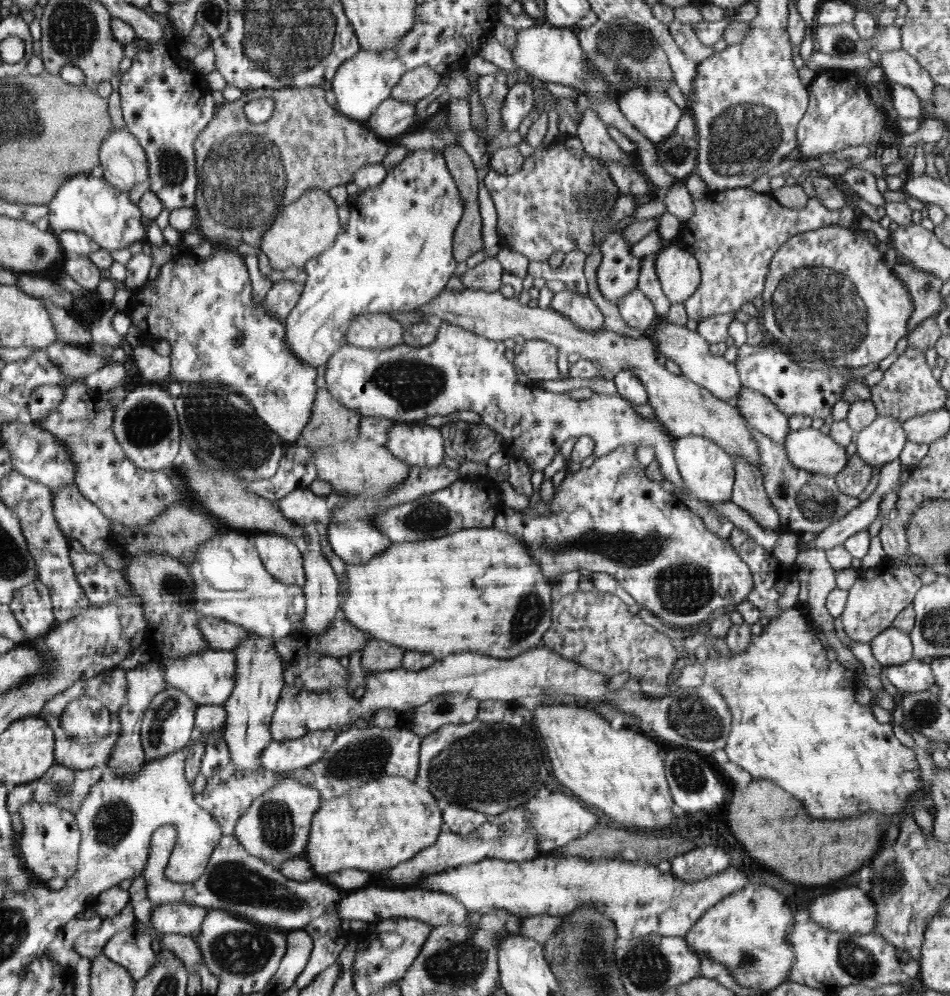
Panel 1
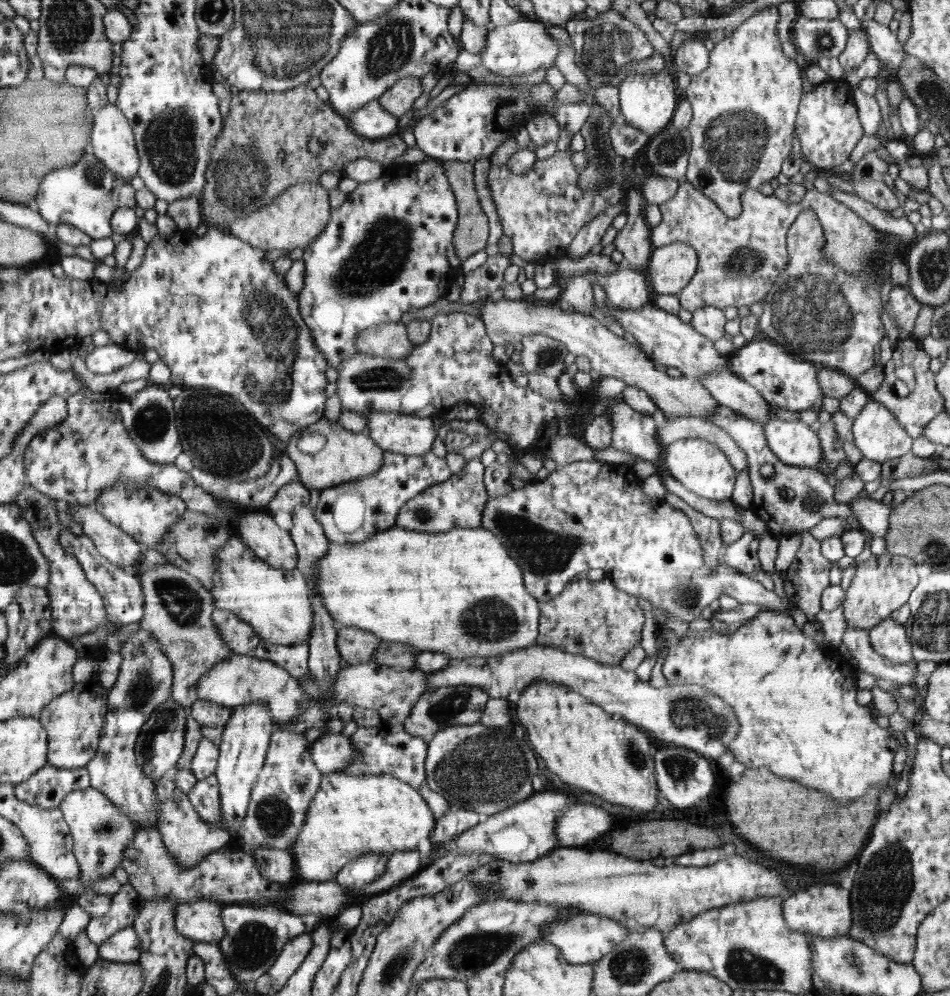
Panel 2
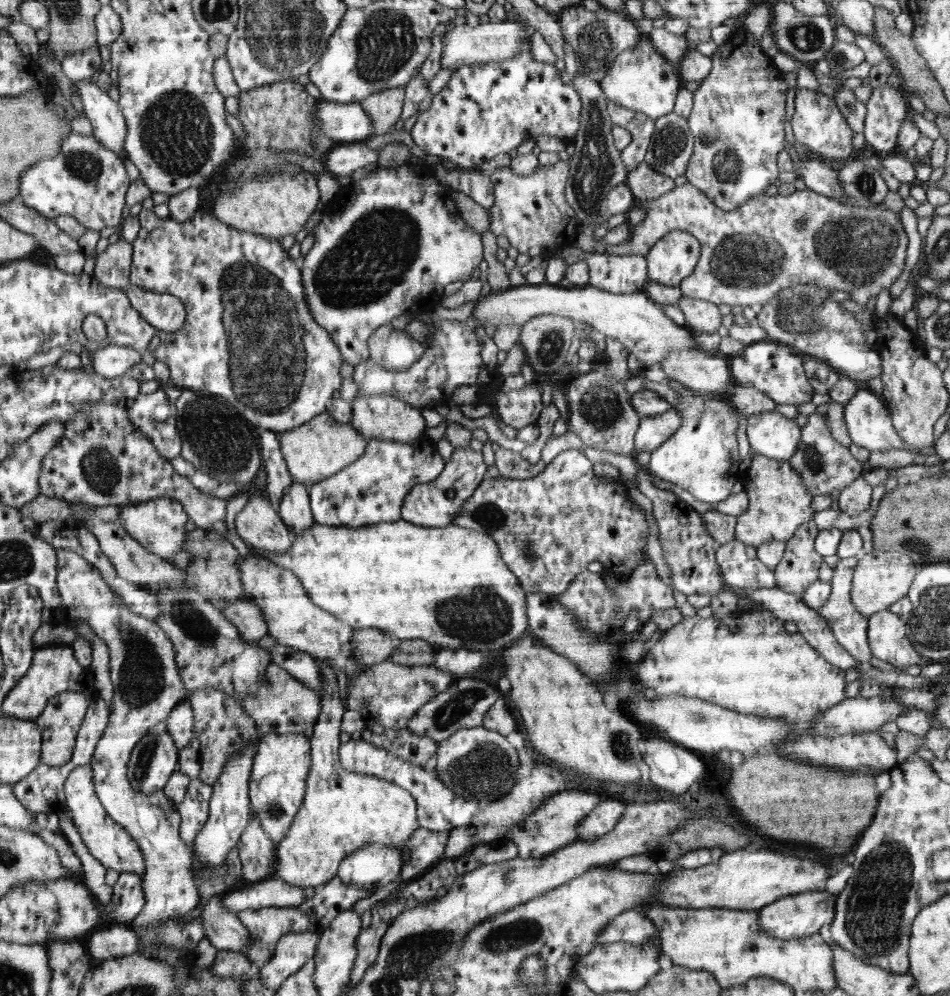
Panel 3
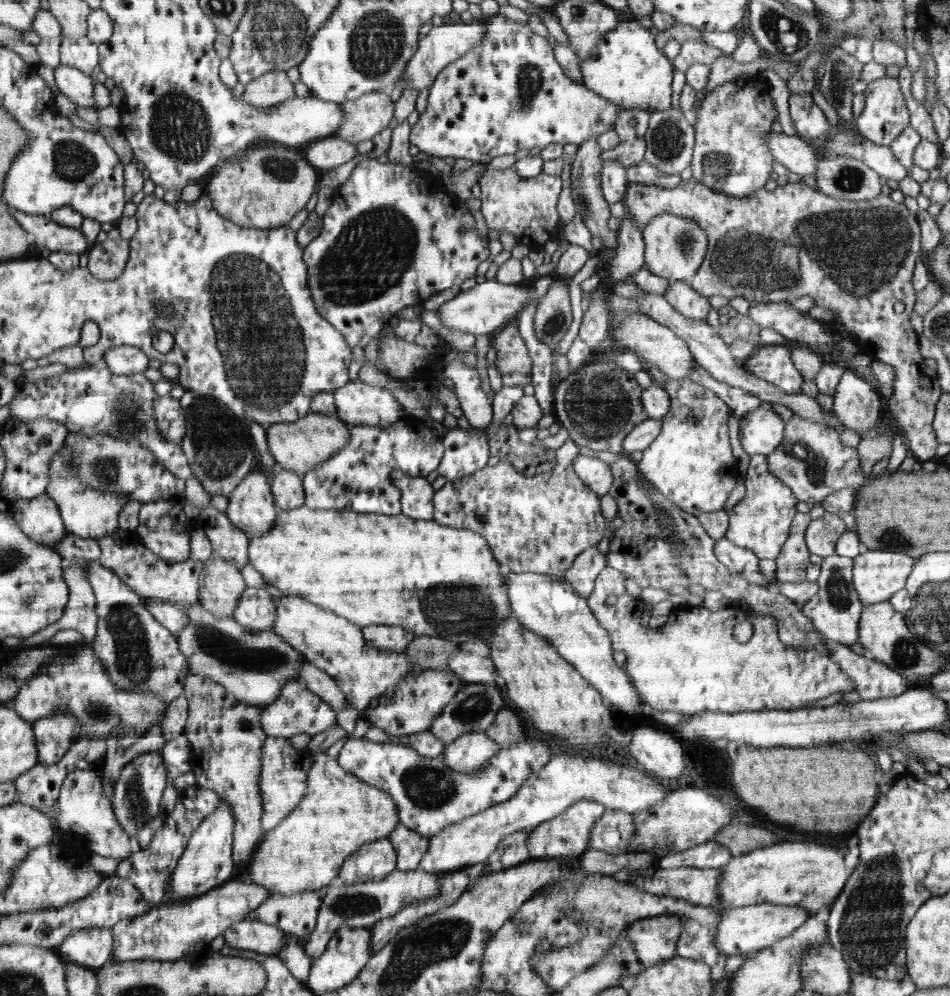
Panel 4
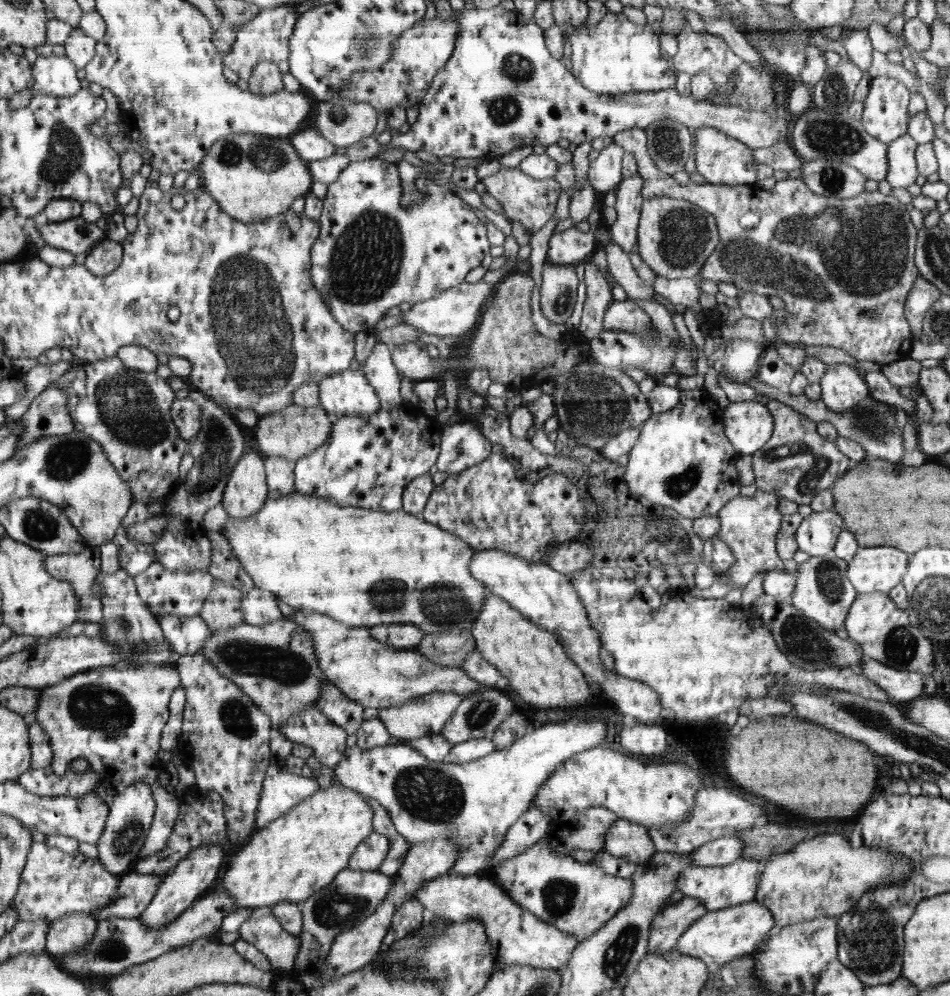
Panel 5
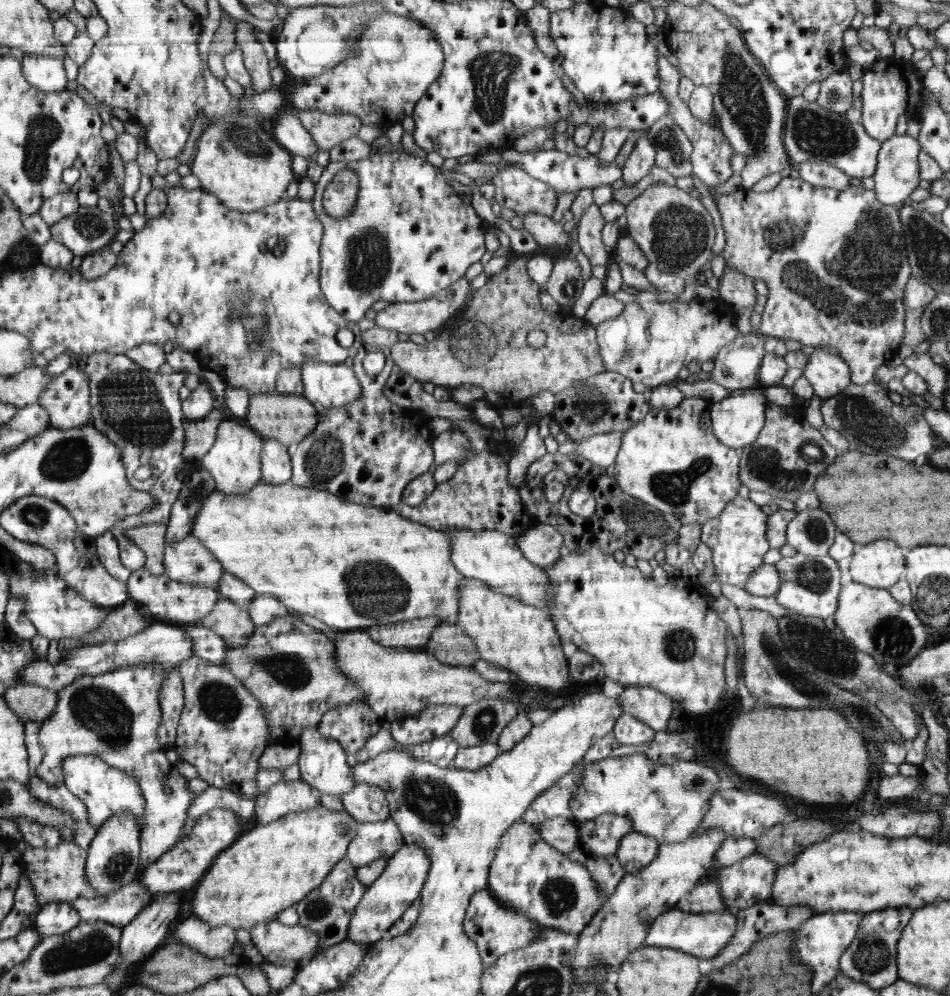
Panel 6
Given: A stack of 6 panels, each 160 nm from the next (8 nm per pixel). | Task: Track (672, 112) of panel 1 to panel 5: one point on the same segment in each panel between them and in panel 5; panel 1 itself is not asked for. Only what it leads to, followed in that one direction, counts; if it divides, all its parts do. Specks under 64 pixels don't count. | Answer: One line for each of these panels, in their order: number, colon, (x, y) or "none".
2: (647, 102)
3: (639, 80)
4: (628, 70)
5: (616, 56)

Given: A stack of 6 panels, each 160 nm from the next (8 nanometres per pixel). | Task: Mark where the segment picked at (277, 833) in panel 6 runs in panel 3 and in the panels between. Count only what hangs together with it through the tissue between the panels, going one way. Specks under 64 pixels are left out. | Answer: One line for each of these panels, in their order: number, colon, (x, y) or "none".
3: (342, 811)
4: (339, 813)
5: (291, 859)

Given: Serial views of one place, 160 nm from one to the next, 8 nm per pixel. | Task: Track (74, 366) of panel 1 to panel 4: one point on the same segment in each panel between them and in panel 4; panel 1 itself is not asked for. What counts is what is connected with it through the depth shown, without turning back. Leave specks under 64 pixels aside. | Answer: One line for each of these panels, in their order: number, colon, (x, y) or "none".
2: (103, 360)
3: (111, 361)
4: (123, 360)

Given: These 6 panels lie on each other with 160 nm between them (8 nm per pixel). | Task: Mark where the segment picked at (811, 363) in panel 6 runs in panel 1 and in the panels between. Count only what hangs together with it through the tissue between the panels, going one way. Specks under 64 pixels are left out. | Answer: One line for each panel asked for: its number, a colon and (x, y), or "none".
1: (882, 442)
2: (877, 434)
3: (868, 421)
4: (857, 405)
5: (842, 387)

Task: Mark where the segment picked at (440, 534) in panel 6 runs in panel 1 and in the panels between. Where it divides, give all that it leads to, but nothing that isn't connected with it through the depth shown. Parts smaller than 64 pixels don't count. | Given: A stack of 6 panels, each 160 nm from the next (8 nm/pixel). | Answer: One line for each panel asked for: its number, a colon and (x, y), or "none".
1: (477, 589)
2: (433, 591)
3: (447, 585)
4: (433, 580)
5: (363, 567)

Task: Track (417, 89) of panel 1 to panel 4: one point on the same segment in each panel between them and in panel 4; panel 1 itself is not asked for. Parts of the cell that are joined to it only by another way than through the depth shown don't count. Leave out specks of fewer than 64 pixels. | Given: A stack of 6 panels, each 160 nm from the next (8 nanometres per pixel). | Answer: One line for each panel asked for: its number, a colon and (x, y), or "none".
2: (398, 100)
3: (385, 108)
4: (366, 116)

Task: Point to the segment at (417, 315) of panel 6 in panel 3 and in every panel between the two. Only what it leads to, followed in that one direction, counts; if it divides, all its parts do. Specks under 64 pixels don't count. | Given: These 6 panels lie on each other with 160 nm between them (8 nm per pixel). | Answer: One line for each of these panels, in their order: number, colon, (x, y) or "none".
3: (635, 320)
4: (485, 308)
5: (457, 310)

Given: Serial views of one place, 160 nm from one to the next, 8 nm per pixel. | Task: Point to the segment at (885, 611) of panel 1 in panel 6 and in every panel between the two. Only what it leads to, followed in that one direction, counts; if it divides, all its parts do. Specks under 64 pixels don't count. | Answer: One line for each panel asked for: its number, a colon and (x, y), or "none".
2: (882, 584)
3: (880, 578)
4: (877, 575)
5: (878, 569)
6: (879, 565)

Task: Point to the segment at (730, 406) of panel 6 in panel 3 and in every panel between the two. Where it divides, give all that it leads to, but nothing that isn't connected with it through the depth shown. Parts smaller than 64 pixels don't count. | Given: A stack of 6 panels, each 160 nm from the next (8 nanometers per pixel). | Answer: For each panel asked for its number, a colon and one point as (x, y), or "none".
3: (770, 434)
4: (761, 431)
5: (748, 425)

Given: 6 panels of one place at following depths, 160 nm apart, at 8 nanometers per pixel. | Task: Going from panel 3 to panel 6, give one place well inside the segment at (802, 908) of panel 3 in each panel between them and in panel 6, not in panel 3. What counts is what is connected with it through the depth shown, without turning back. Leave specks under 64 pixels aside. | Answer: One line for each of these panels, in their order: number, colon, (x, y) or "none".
4: (741, 931)
5: (721, 936)
6: (703, 935)

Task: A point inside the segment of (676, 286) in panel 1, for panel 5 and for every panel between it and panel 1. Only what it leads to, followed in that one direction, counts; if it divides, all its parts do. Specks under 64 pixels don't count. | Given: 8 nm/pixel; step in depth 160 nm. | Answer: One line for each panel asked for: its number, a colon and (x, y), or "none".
2: (671, 267)
3: (673, 258)
4: (675, 248)
5: (675, 238)

